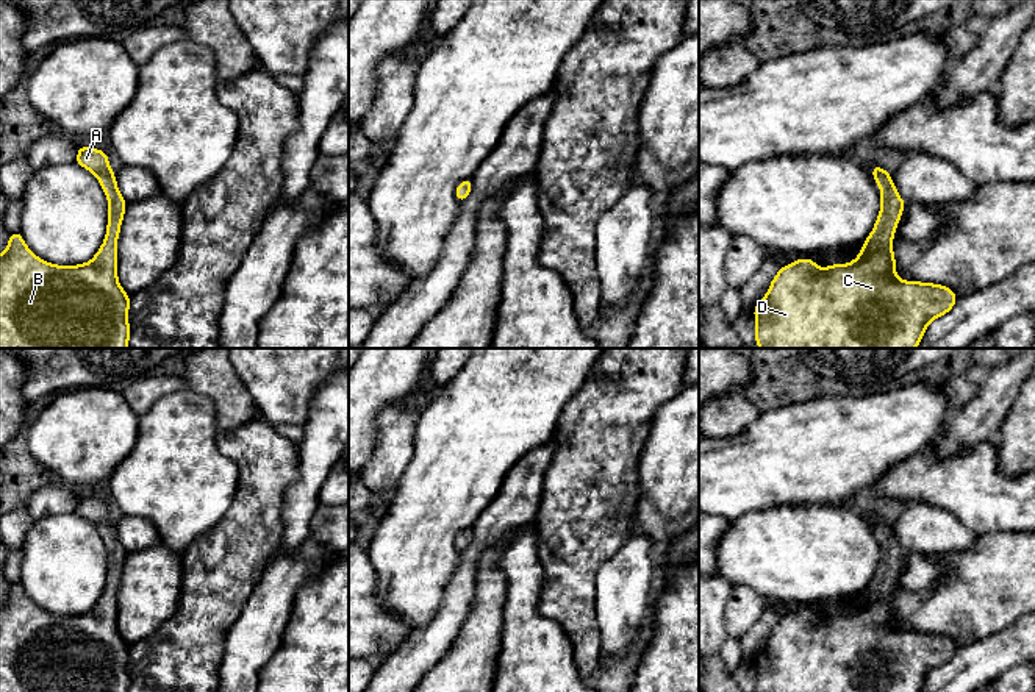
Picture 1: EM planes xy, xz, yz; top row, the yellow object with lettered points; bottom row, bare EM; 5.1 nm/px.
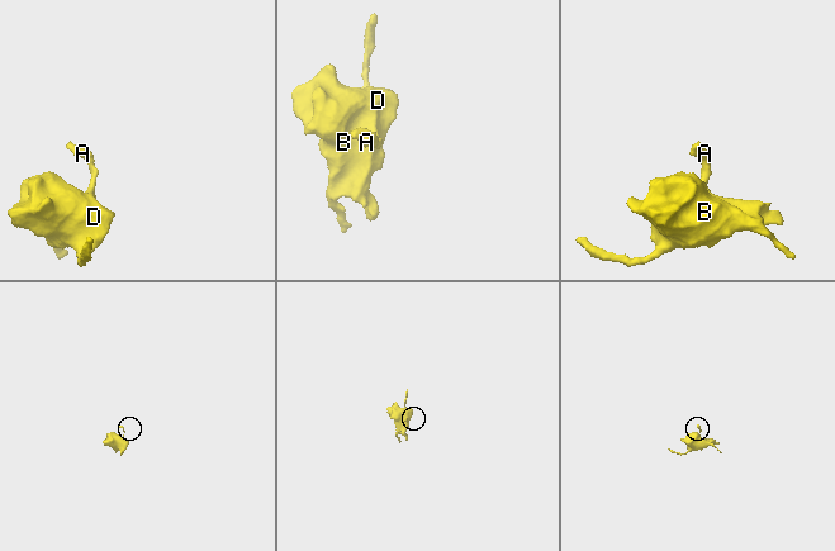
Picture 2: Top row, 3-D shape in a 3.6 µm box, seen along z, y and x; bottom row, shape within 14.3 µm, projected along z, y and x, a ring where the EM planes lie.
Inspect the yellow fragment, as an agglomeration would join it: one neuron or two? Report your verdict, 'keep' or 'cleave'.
keep

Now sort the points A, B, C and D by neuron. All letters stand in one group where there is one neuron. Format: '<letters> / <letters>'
A B C D

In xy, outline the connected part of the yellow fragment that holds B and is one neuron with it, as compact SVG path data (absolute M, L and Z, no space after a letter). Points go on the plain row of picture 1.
M78 495L75 512L94 523L108 548L106 586L95 606L78 615L55 615L38 608L20 581L11 583L0 605L0 692L128 692L130 645L117 630L117 587L127 558L108 505Z

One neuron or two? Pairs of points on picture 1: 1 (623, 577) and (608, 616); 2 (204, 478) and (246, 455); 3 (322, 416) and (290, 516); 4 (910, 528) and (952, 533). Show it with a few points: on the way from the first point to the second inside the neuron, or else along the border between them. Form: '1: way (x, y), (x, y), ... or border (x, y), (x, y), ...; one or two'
1: way (623, 586), (623, 602), (618, 606); one
2: border (218, 430), (216, 447), (238, 470), (233, 499); two
3: way (322, 441), (311, 478), (304, 491); one
4: way (921, 530), (941, 531); one

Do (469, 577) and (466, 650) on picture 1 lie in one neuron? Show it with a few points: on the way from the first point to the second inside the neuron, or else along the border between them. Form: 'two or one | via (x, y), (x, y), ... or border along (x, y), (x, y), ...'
two | border along (477, 578), (468, 617), (451, 647)

